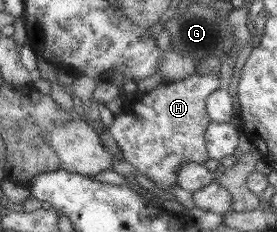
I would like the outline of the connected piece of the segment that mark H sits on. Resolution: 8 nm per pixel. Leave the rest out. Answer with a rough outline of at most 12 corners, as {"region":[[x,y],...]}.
{"region":[[217,72],[124,100],[111,133],[159,189],[209,158]]}

